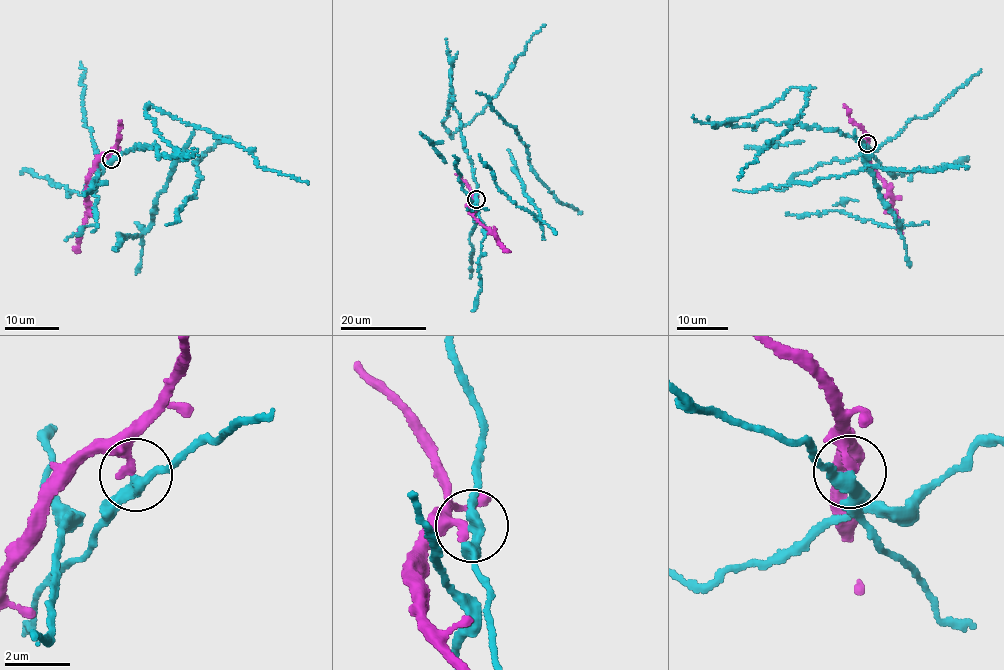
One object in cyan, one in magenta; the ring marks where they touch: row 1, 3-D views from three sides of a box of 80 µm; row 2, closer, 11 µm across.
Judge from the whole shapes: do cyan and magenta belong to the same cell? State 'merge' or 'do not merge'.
do not merge

